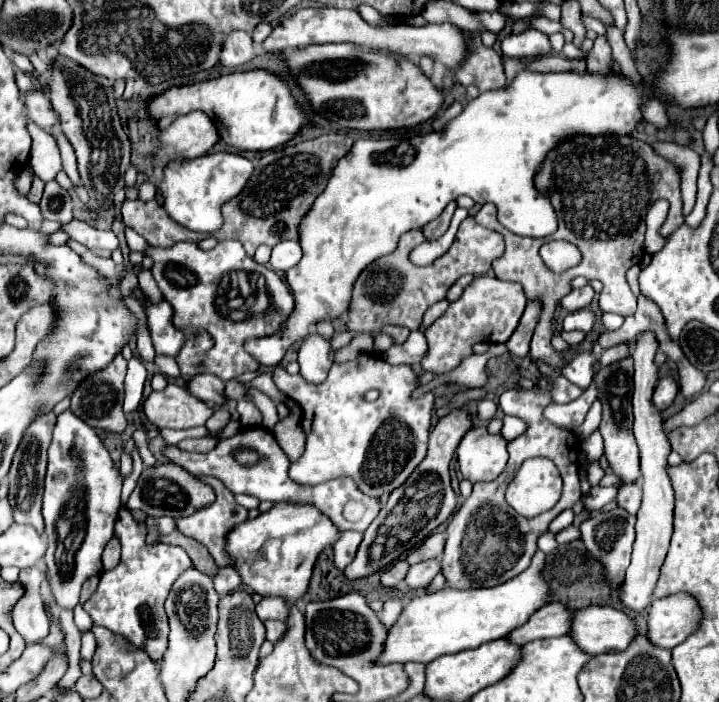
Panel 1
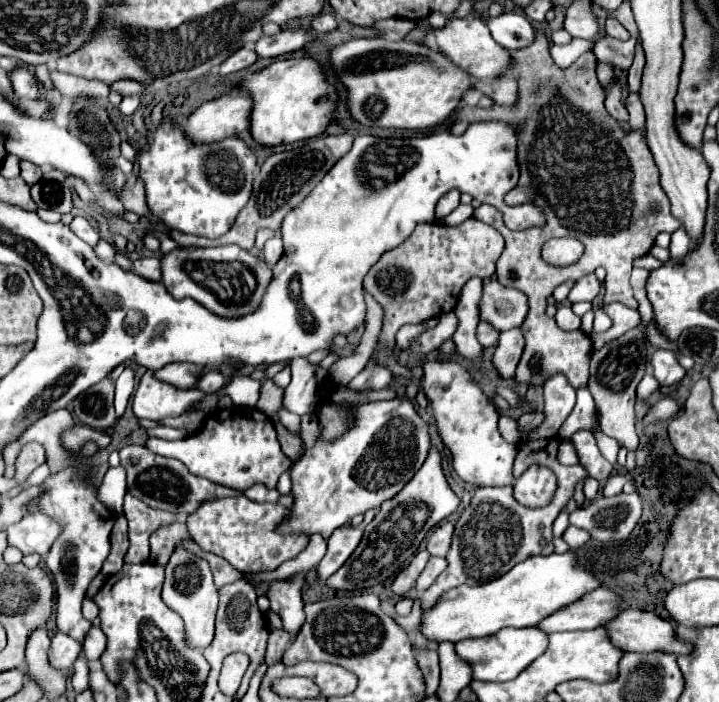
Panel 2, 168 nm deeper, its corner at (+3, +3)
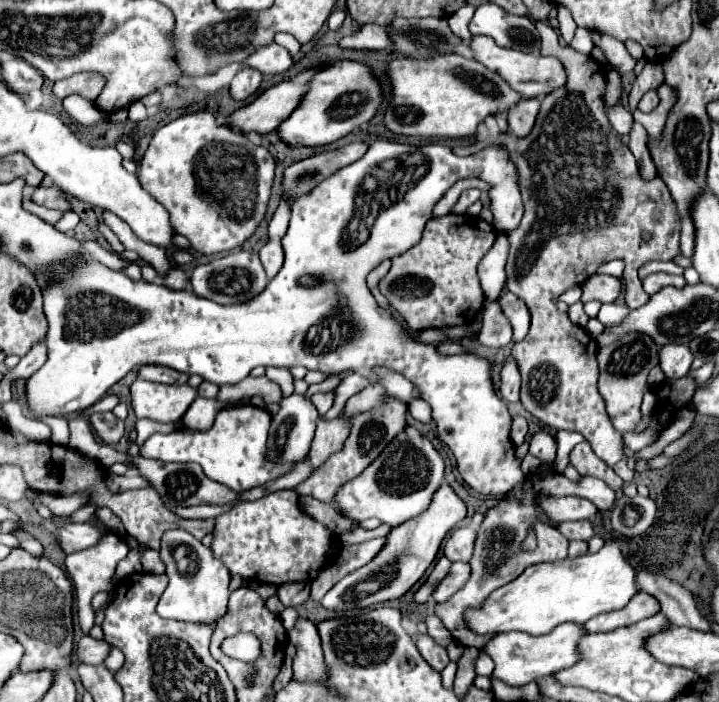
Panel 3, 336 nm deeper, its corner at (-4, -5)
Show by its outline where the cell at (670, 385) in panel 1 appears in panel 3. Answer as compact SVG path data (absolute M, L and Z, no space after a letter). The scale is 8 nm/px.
M664 345L660 349L660 367L668 379L684 377L692 365L692 351L688 345Z

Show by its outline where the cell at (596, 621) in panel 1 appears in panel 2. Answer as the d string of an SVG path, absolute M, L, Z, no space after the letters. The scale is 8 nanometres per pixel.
M625 609L603 625L609 641L621 651L663 649L675 655L689 653L691 645L681 643L669 621L641 609Z

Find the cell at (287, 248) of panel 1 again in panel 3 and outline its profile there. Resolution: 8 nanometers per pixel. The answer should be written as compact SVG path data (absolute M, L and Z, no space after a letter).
M270 239L262 249L260 249L260 259L262 265L266 269L268 279L272 279L280 269L282 269L282 261L284 261L284 253L282 253L282 245L278 239Z

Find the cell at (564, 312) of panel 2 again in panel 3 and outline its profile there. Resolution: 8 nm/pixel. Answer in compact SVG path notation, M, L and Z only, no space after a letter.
M578 301L578 303L574 303L574 305L570 305L570 309L568 309L568 317L570 317L570 321L574 323L574 325L578 325L578 327L584 327L586 323L588 323L588 315L584 313L584 303L582 301Z

